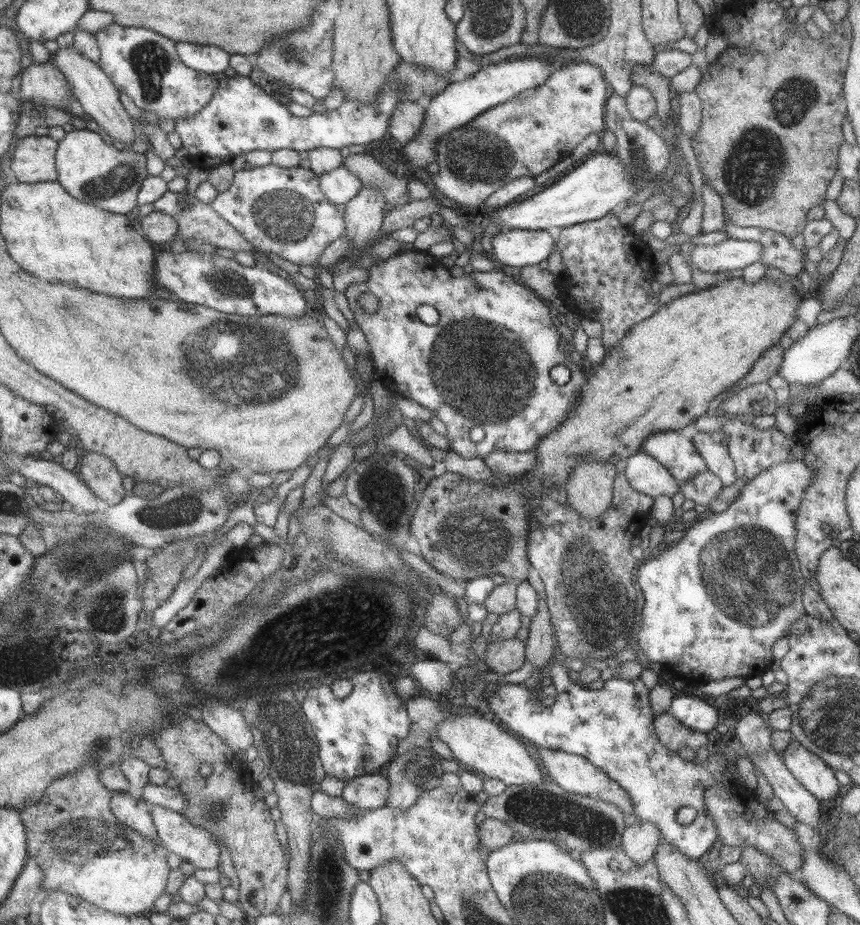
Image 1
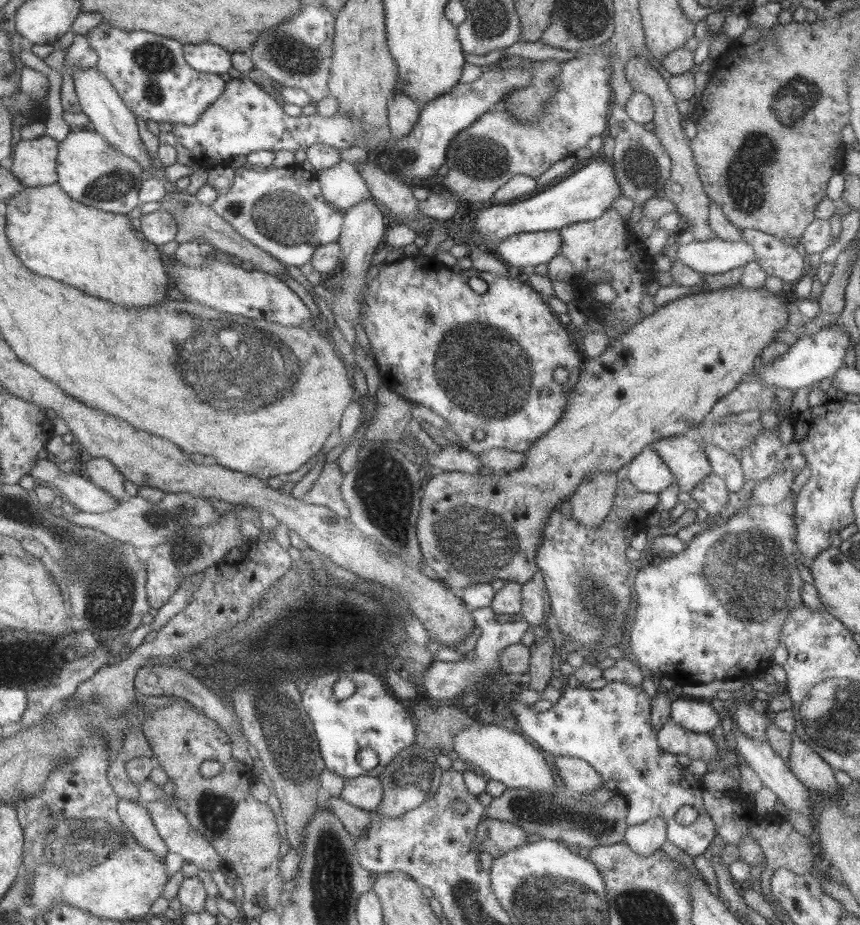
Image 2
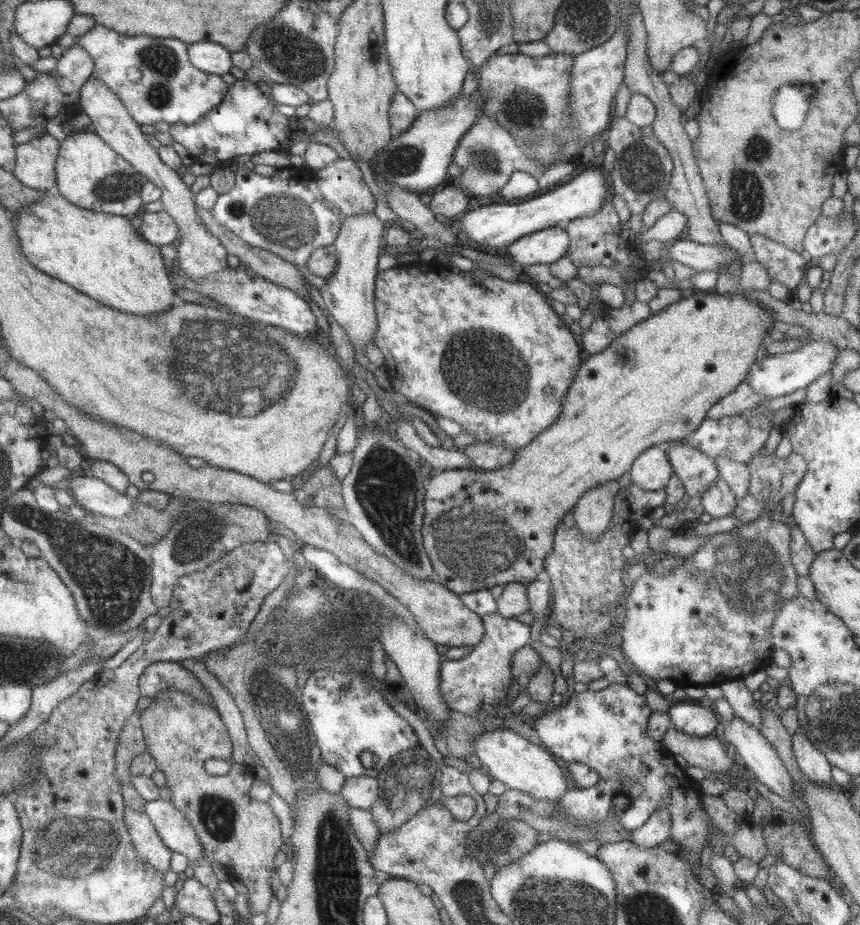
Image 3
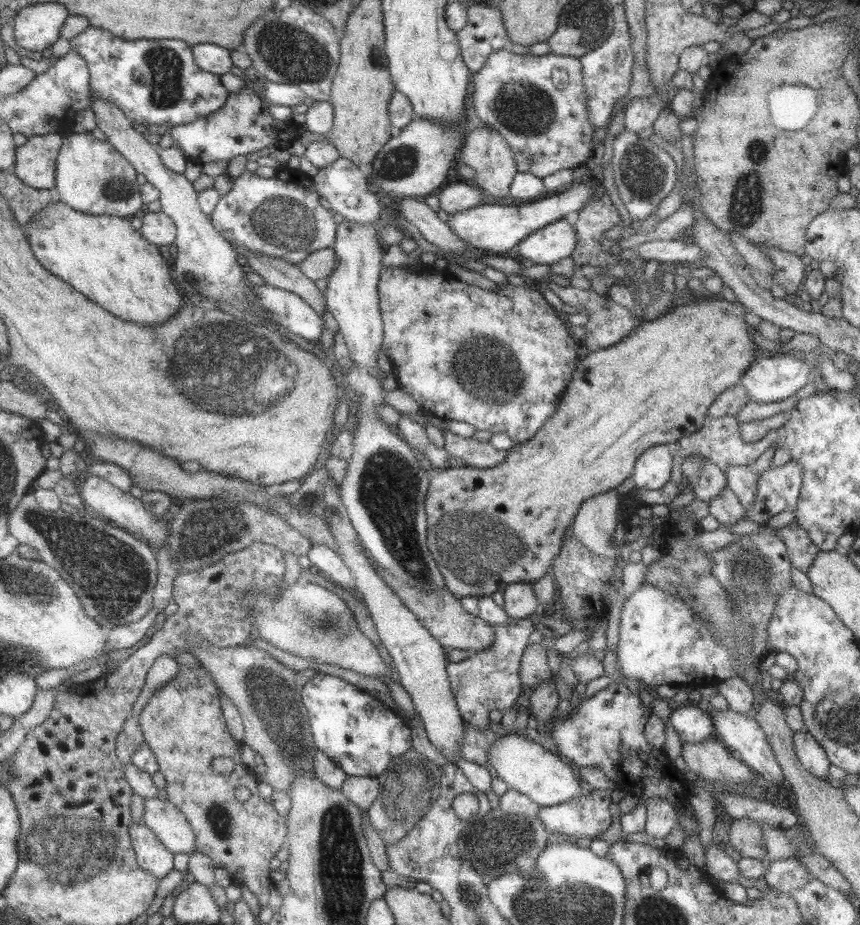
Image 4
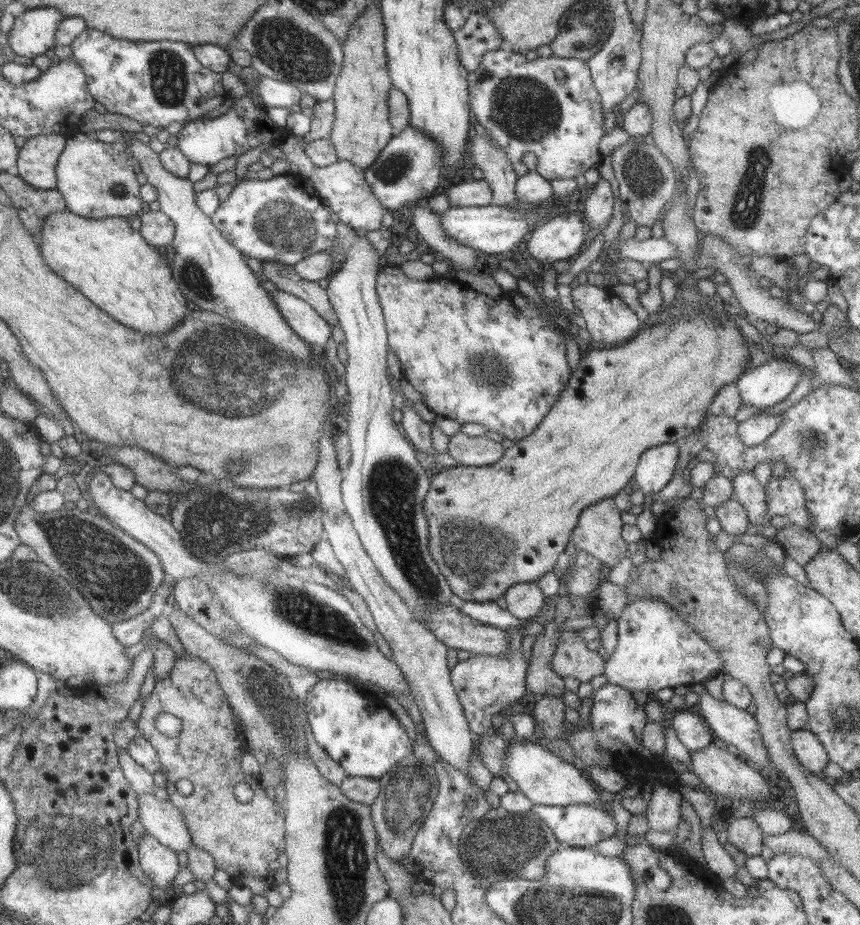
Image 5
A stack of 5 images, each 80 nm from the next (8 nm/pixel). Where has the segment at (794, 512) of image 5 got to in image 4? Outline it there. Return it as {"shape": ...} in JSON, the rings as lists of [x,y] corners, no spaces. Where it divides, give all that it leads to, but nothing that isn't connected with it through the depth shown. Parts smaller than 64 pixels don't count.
{"shape":[[[789,459],[781,467],[770,465],[757,475],[755,498],[750,507],[744,508],[744,518],[754,523],[767,524],[768,519],[778,512],[794,510],[802,485],[802,468],[796,460]]]}

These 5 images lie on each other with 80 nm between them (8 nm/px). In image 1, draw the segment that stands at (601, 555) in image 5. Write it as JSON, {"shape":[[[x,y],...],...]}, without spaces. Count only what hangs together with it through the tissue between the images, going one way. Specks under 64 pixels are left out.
{"shape":[[[581,461],[568,474],[564,484],[566,502],[585,520],[599,516],[612,501],[614,464],[607,461]]]}

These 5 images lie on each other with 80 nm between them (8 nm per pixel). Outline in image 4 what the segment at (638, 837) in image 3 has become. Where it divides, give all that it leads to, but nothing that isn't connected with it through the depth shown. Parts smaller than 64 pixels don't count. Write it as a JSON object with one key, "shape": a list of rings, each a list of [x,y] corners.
{"shape":[[[651,797],[647,801],[646,825],[642,831],[651,838],[665,838],[669,830],[675,826],[677,818],[677,811],[671,803]]]}

